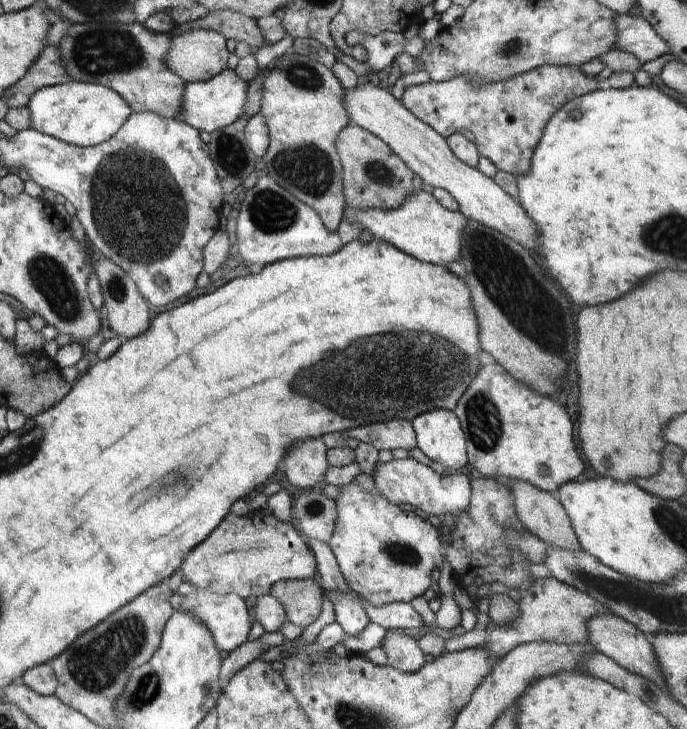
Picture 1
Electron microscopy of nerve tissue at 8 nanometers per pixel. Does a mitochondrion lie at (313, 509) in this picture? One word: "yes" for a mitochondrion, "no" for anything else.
yes

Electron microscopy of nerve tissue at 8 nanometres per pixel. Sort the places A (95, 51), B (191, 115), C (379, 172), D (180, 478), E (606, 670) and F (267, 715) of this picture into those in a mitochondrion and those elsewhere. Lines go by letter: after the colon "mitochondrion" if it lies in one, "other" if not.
A: mitochondrion
B: other
C: mitochondrion
D: mitochondrion
E: other
F: other

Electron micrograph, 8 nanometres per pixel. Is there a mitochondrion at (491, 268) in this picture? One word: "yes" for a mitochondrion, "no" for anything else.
yes

